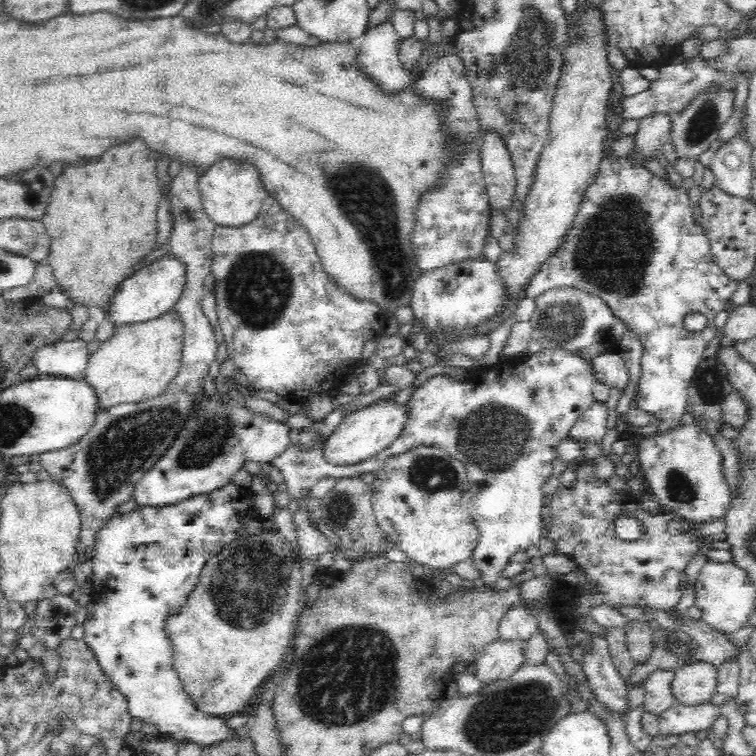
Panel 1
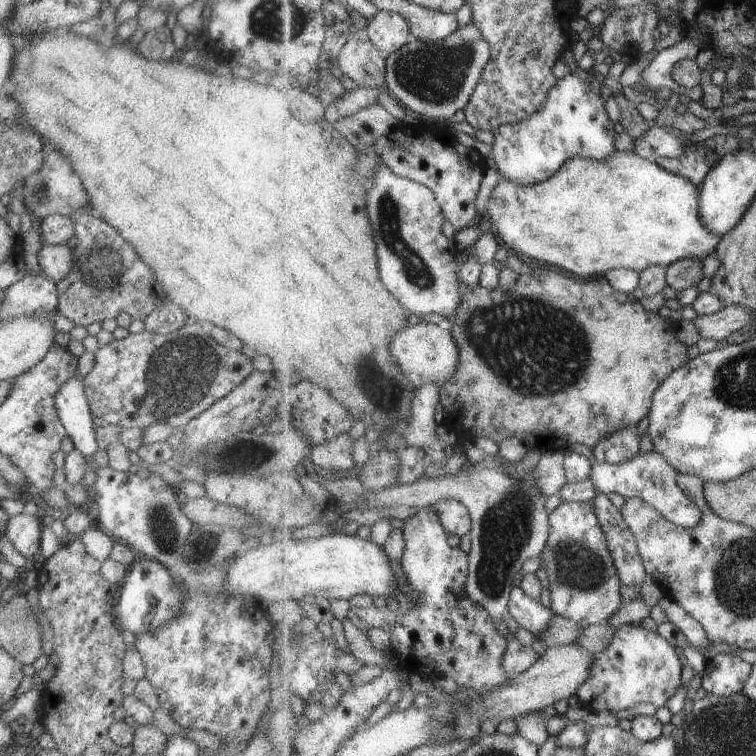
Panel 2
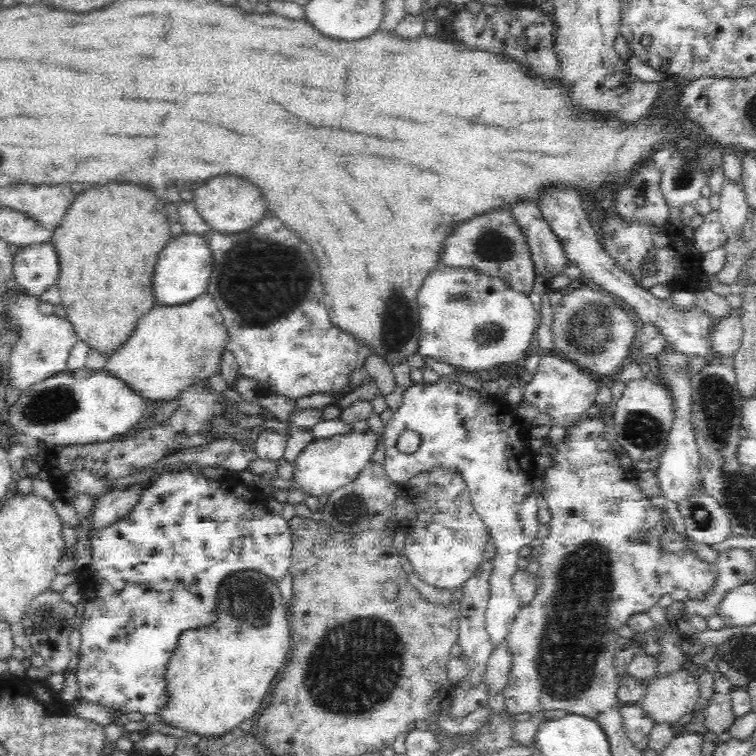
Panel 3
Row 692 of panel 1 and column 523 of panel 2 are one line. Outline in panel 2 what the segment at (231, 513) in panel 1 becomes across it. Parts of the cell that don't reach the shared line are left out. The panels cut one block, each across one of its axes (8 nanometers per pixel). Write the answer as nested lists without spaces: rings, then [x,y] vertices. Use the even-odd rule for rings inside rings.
[[[592,72],[590,82],[581,80],[575,74],[559,79],[549,91],[545,106],[527,120],[503,125],[494,132],[493,159],[499,176],[505,176],[524,187],[549,180],[553,174],[573,157],[607,159],[615,152],[616,136],[614,122],[605,112],[605,100],[601,100],[599,82],[594,82]]]

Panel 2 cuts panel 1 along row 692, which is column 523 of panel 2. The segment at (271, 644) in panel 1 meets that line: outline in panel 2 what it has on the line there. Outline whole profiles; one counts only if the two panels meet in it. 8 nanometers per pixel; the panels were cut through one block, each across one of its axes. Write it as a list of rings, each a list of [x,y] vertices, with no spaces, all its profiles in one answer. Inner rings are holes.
[[[615,150],[607,159],[597,160],[580,156],[573,157],[561,167],[561,170],[553,174],[549,180],[528,187],[519,185],[517,182],[513,182],[513,180],[505,178],[505,176],[499,176],[498,184],[488,200],[485,215],[488,216],[493,226],[492,230],[495,230],[495,234],[501,240],[502,245],[525,261],[533,259],[539,260],[539,262],[545,262],[545,264],[560,266],[563,270],[569,270],[569,272],[573,272],[581,278],[595,276],[595,274],[605,274],[611,269],[635,269],[641,273],[651,265],[663,265],[668,268],[673,263],[685,257],[704,259],[716,252],[722,238],[713,231],[710,231],[702,221],[700,215],[701,193],[702,187],[696,185],[690,178],[685,178],[684,176],[671,172],[657,162],[650,162],[639,156],[635,151]]]

